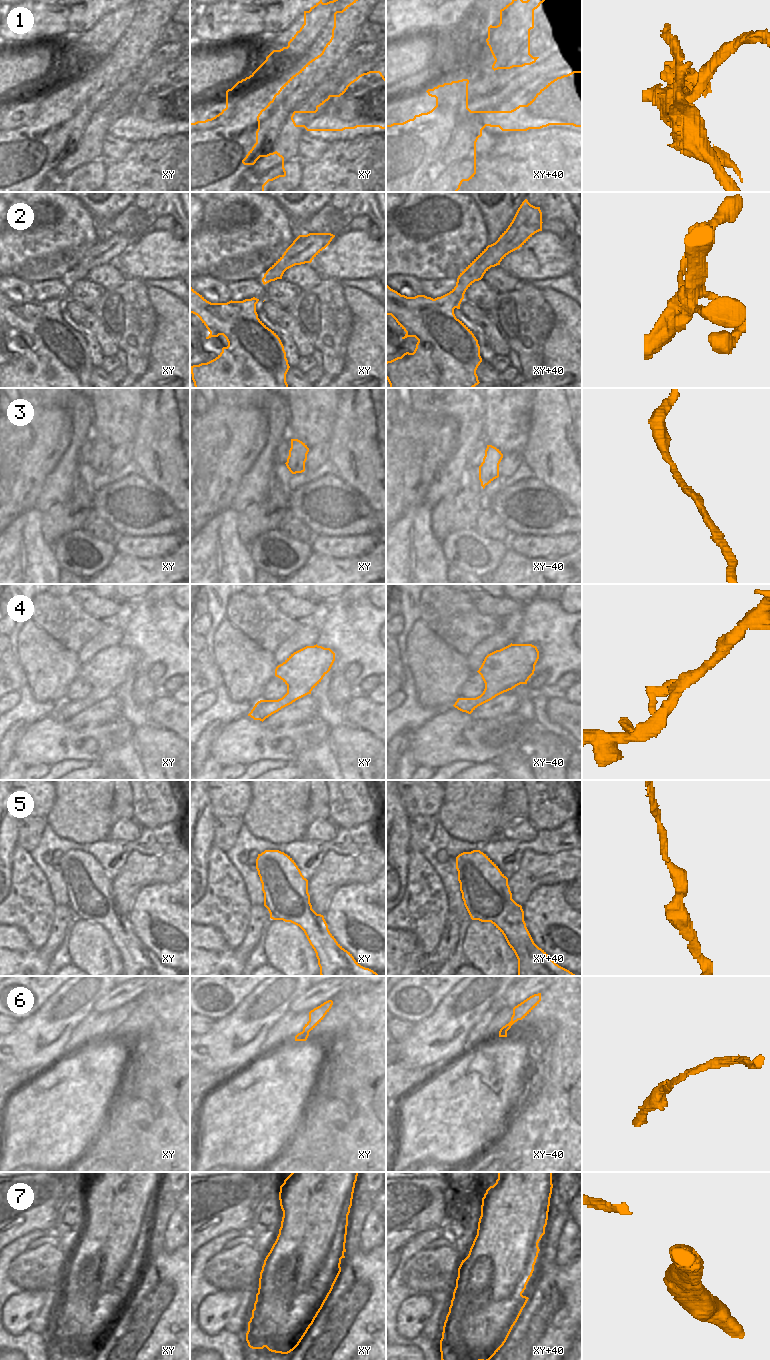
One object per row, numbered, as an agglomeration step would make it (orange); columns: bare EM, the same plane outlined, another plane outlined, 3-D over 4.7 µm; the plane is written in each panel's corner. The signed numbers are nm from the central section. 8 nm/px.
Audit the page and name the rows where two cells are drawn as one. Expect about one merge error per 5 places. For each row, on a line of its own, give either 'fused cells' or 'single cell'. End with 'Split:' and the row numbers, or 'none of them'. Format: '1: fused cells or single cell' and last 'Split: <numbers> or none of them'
1: fused cells
2: single cell
3: single cell
4: single cell
5: single cell
6: single cell
7: single cell
Split: 1

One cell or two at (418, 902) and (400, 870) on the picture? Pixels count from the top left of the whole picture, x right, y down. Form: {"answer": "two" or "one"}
{"answer": "two"}

